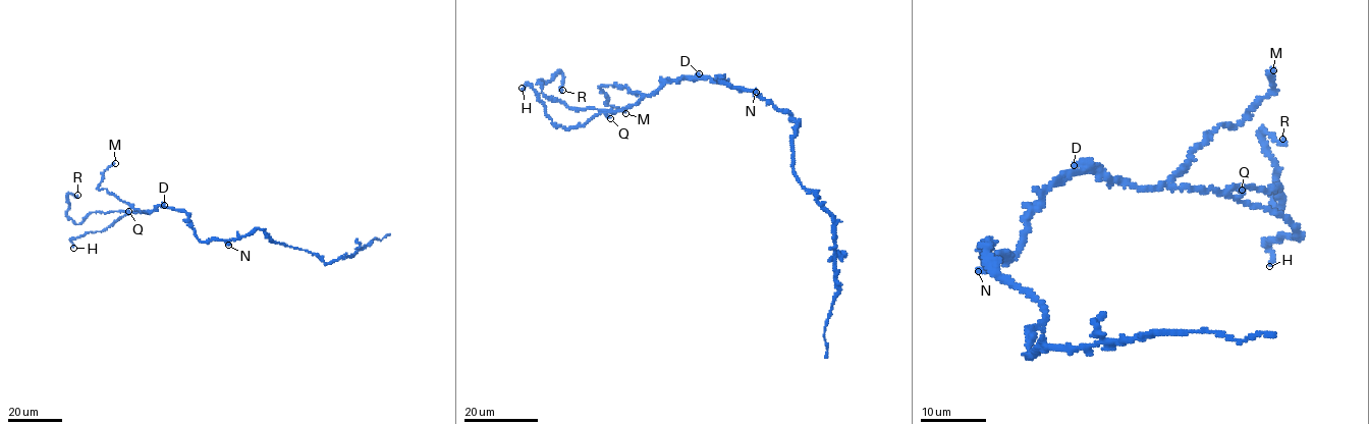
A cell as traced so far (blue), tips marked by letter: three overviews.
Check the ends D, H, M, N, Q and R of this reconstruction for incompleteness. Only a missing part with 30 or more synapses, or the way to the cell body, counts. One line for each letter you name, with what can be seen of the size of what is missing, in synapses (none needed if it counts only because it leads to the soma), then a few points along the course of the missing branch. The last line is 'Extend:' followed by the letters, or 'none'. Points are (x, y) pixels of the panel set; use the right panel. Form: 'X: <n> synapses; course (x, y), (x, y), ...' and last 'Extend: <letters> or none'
Extend: none

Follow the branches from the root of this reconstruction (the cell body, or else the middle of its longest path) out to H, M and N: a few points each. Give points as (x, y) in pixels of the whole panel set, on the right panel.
H: (1003, 257), (1050, 187), (1098, 167), (1283, 215), (1299, 232), (1268, 240), (1269, 266)
M: (1003, 257), (1062, 177), (1098, 167), (1137, 187), (1169, 183), (1211, 133), (1270, 93), (1273, 70)
N: (1003, 257), (985, 259), (986, 266), (978, 271)

